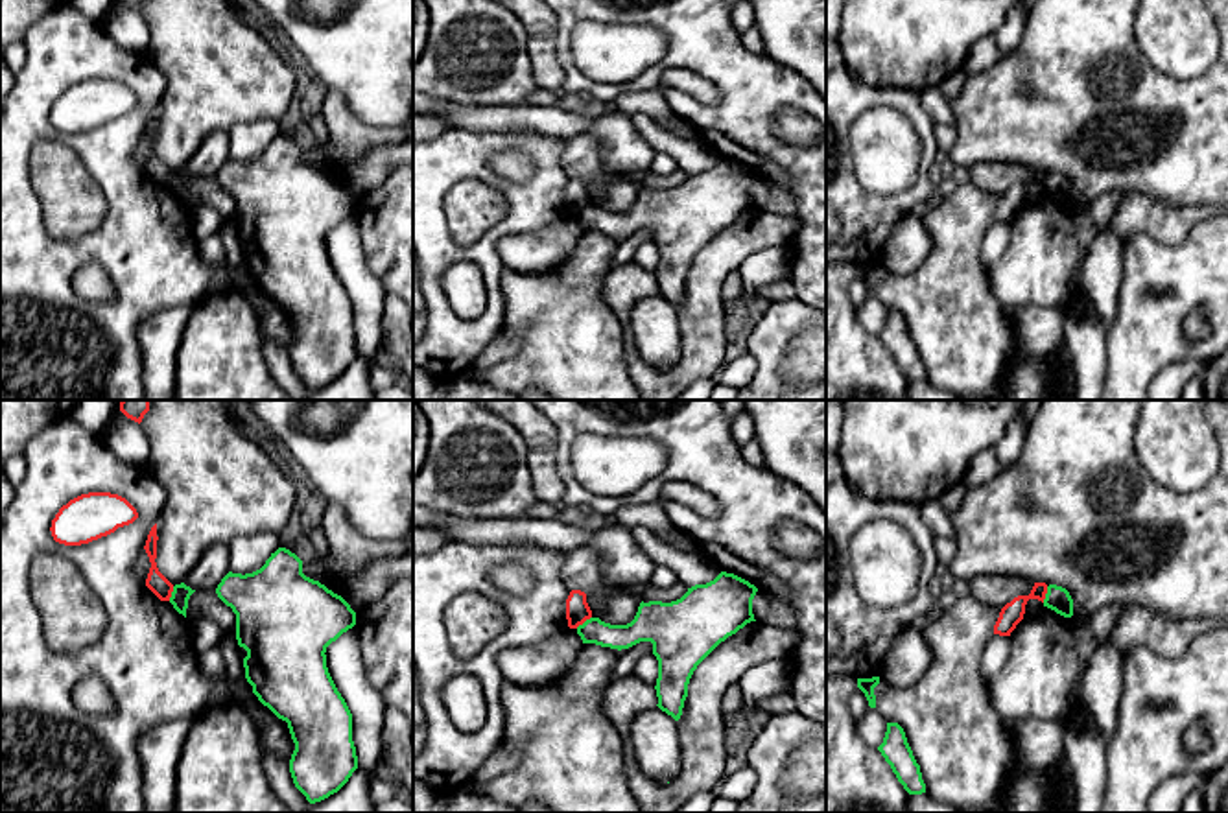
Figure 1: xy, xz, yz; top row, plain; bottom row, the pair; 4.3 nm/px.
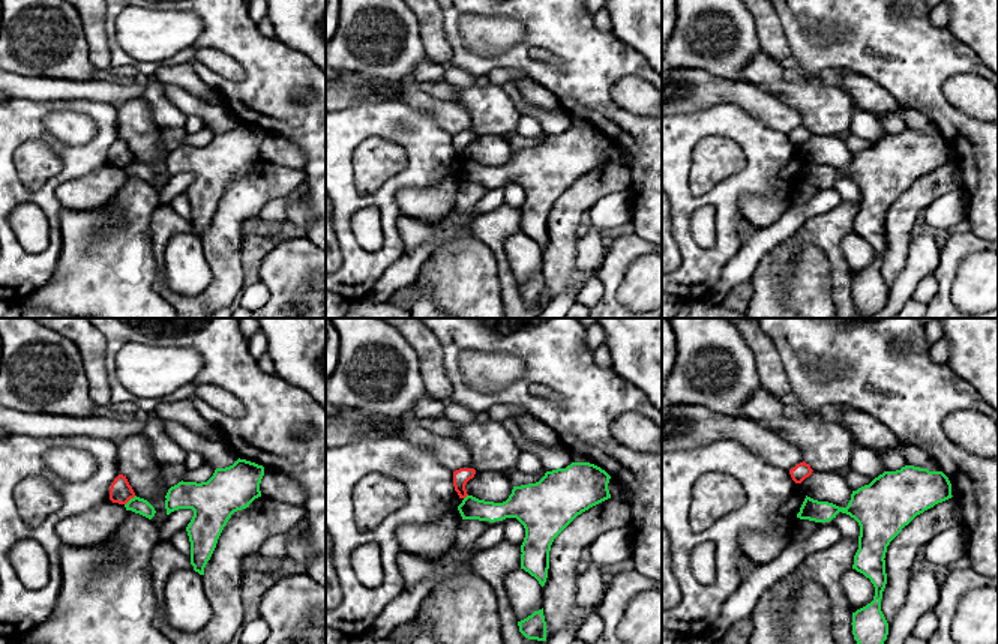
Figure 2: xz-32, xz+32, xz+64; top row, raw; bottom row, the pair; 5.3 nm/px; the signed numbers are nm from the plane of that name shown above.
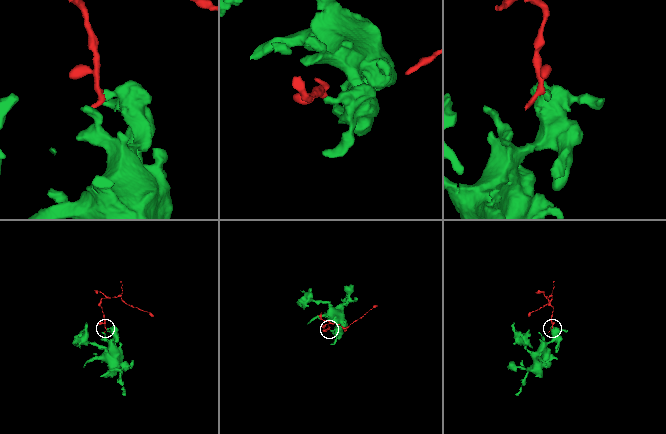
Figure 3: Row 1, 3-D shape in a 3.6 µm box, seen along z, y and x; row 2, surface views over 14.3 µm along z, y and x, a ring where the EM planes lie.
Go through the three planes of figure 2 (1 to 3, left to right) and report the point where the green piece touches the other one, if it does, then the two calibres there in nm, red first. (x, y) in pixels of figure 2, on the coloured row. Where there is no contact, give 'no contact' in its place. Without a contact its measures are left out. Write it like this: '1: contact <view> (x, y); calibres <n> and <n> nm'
1: contact xz-32 (129, 499); calibres 120 and 90 nm
2: contact xz+32 (465, 496); calibres 90 and 120 nm
3: no contact

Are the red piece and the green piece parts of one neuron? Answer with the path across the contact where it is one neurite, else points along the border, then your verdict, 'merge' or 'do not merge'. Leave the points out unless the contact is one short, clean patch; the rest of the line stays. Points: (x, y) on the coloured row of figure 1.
along yz (1048, 587), (1042, 601) | do not merge

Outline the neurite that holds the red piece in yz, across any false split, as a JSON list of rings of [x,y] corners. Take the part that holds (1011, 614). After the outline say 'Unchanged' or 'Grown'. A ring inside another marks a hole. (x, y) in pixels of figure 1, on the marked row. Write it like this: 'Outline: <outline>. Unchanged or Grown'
Outline: [[[1034,583],[1029,595],[1018,595],[1010,603],[1007,603],[1001,608],[999,618],[994,625],[994,634],[1010,636],[1010,632],[1016,629],[1016,625],[1023,619],[1027,601],[1038,599],[1044,603],[1045,594],[1047,594],[1047,584]]]. Unchanged

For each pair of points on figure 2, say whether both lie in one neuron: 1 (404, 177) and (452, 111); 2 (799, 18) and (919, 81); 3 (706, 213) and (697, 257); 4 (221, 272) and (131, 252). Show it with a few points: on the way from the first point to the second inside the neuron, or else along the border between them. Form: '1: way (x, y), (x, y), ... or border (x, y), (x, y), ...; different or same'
1: border (411, 107), (428, 111), (452, 135); different
2: way (829, 15), (856, 15), (892, 51); same
3: border (695, 210), (691, 219), (691, 237), (709, 249); different
4: border (150, 222), (158, 291); different

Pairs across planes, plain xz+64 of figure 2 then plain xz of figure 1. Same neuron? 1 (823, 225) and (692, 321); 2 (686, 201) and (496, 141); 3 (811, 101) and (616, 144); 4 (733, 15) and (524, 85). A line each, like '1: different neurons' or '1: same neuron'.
1: same neuron
2: same neuron
3: same neuron
4: same neuron

